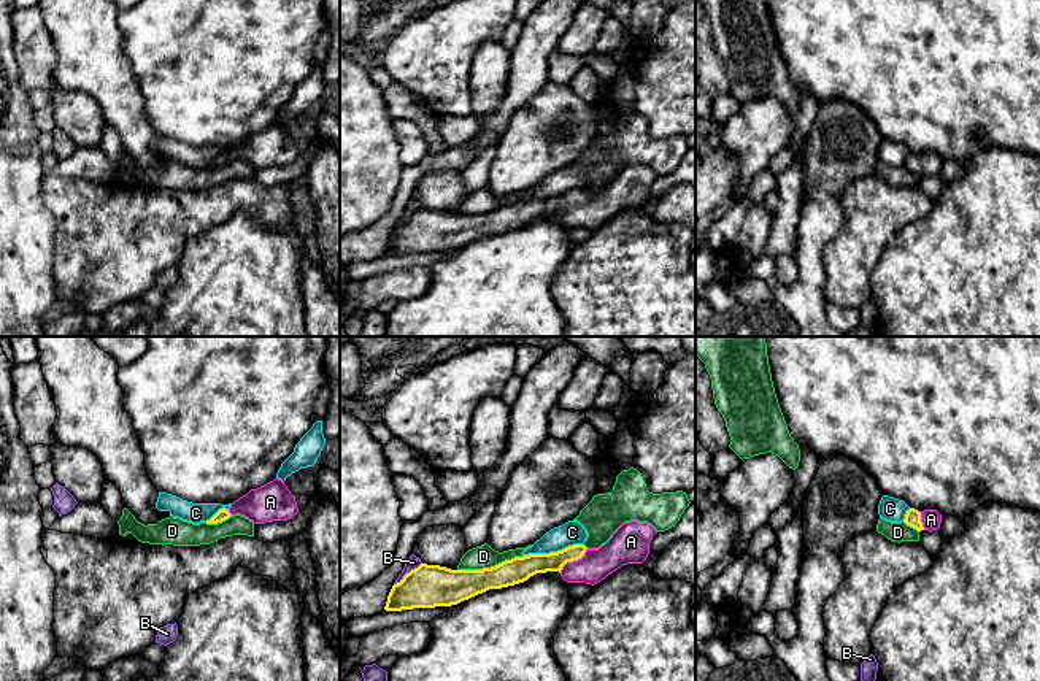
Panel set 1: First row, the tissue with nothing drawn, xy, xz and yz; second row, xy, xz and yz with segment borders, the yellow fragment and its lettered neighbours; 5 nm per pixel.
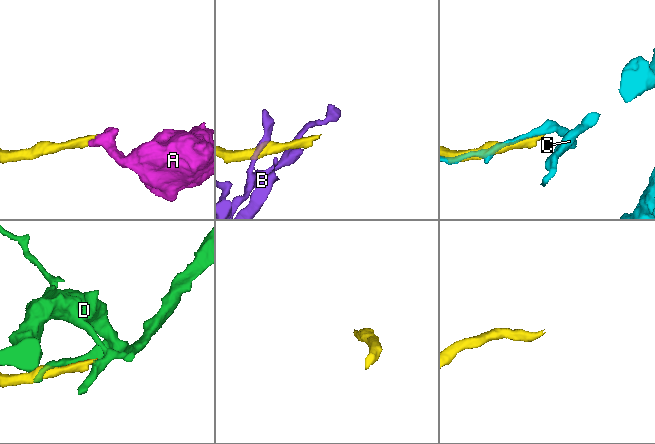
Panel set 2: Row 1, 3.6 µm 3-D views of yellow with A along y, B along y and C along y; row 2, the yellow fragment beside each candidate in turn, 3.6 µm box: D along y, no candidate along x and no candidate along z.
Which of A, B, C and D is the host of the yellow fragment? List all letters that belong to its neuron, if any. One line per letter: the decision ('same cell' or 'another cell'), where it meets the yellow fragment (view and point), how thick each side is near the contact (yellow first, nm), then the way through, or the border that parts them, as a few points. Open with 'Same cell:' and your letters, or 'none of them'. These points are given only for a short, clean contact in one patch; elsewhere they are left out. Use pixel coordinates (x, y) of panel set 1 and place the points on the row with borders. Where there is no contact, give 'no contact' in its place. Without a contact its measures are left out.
Same cell: A
A: same cell; meets yellow in xz at (573, 559); 110 nm thick on the yellow side, 160 nm on the other; runs through xz (532, 564), (573, 559), (596, 564)
B: another cell; meets yellow in xz at (407, 573); 220 nm thick on the yellow side, 70 nm on the other; border along xz (421, 562), (394, 584)
C: another cell; meets yellow in xz at (551, 553); 130 nm thick on the yellow side, 120 nm on the other
D: another cell; meets yellow in xz at (491, 567); 180 nm thick on the yellow side, 120 nm on the other

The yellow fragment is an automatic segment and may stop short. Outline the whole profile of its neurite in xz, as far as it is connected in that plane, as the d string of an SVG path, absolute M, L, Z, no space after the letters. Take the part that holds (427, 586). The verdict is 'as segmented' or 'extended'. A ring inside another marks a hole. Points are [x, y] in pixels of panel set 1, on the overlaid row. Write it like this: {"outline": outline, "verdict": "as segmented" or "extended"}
{"outline": "M630 521L599 549L573 544L557 552L514 557L483 570L421 564L392 586L384 610L451 606L489 589L514 586L546 571L559 571L567 583L594 586L622 565L643 564L656 533L651 524Z", "verdict": "extended"}

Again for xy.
{"outline": "M275 478L257 489L251 489L235 500L229 510L219 510L206 524L218 524L235 514L241 514L254 524L265 524L292 519L297 513L295 495L281 479Z", "verdict": "extended"}

